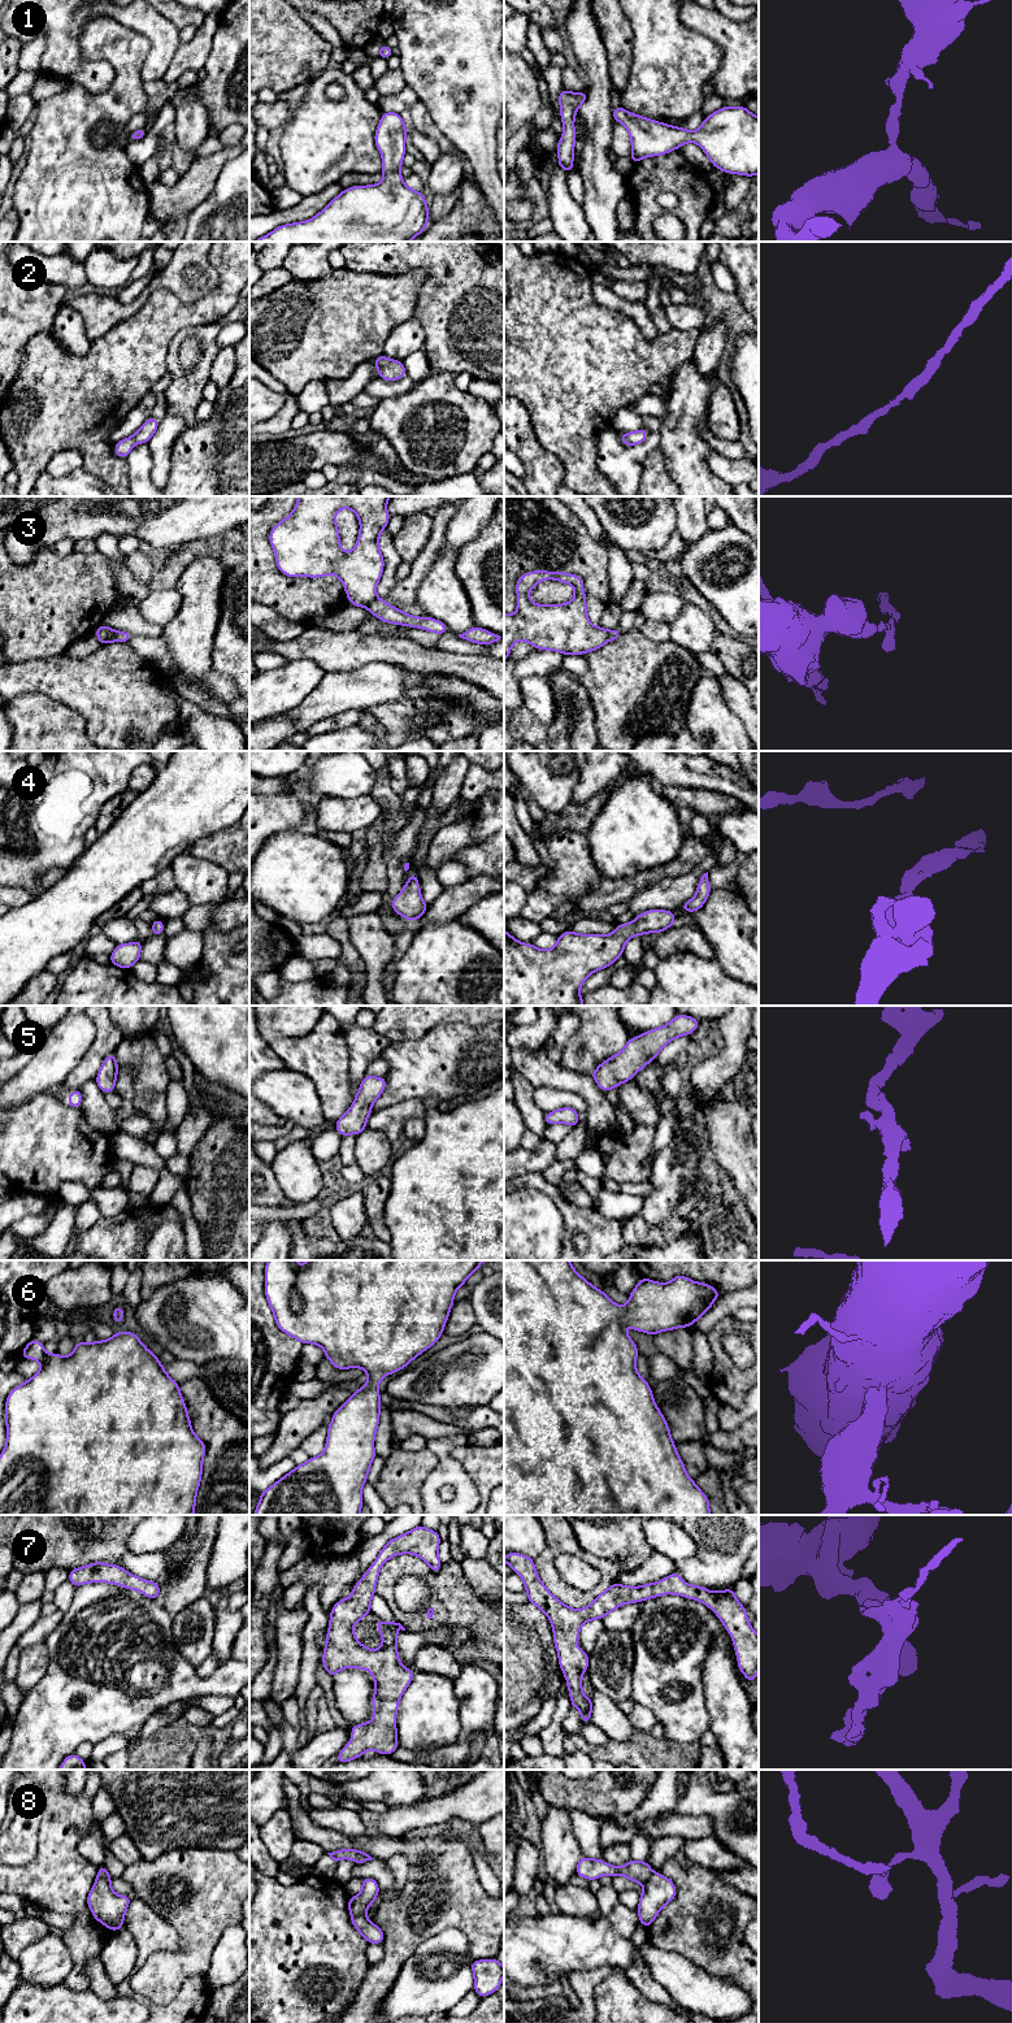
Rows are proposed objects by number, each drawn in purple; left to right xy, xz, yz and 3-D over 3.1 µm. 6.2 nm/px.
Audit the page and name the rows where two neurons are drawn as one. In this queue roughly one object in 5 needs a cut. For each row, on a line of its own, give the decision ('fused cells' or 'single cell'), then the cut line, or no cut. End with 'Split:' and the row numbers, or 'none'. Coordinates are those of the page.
1: single cell; no cut
2: single cell; no cut
3: fused cells; cut in xz along (377, 598), (365, 606)
4: single cell; no cut
5: single cell; no cut
6: single cell; no cut
7: single cell; no cut
8: fused cells; cut in xz along (365, 1914), (355, 1914), (352, 1917)
Split: 3, 8

